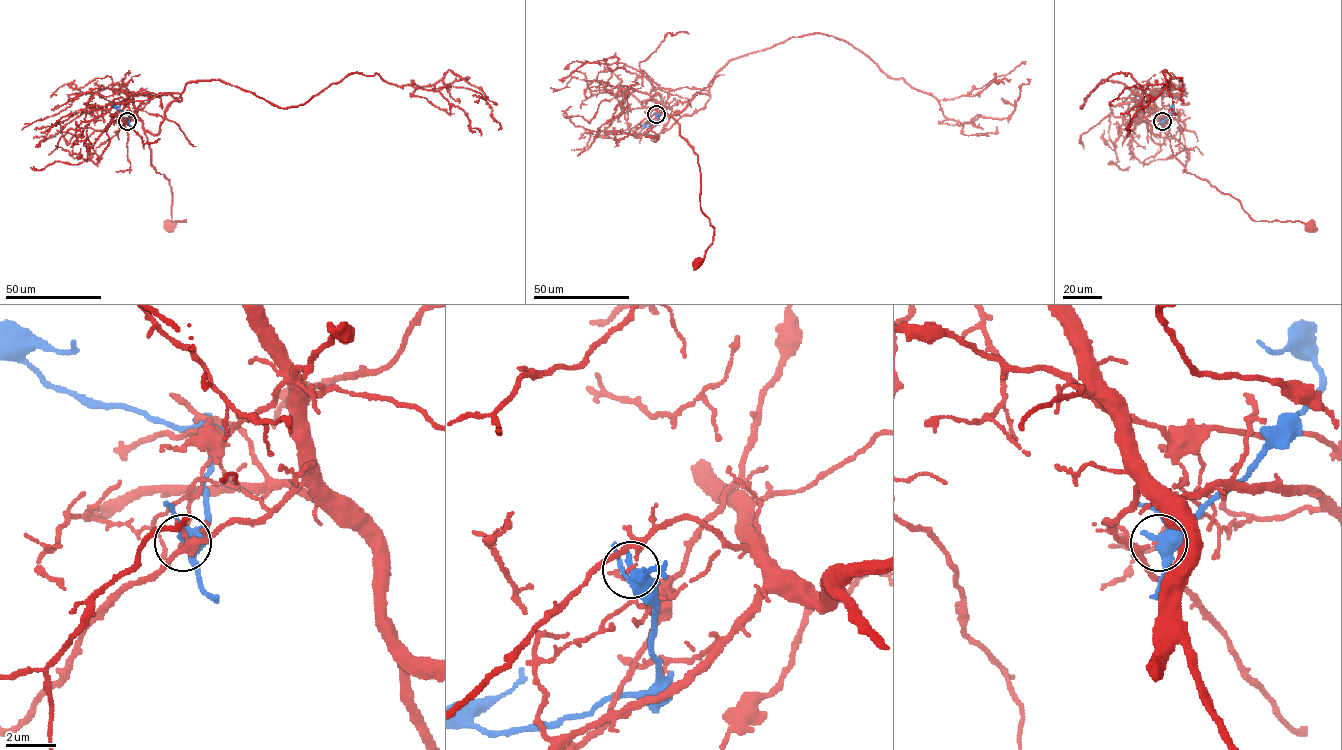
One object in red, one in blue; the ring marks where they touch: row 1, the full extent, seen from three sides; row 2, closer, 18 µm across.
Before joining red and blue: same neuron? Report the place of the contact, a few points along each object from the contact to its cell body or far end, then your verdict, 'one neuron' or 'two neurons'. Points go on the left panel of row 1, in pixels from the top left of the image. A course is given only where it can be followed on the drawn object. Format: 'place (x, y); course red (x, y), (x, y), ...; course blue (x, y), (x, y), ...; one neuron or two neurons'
place (127, 121); course red (128, 121), (137, 117), (142, 122), (151, 164), (169, 180), (171, 220), (186, 221), (169, 227); course blue (128, 121), (129, 114), (118, 110), (116, 107), (119, 106); two neurons

